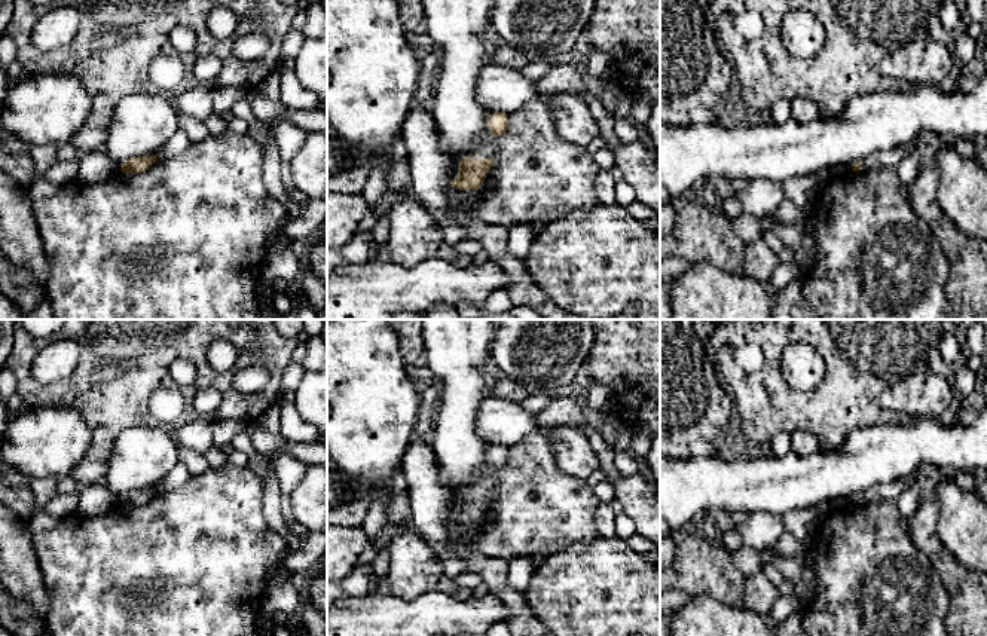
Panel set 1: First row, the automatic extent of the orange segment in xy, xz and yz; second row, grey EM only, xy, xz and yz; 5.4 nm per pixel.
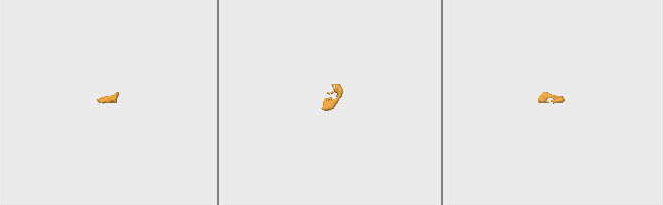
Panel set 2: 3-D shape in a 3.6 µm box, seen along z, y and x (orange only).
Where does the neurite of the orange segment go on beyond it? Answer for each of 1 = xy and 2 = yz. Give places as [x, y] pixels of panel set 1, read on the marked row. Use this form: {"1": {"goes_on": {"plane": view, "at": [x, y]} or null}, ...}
{"1": {"goes_on": null}, "2": {"goes_on": {"plane": "yz", "at": [892, 158]}}}

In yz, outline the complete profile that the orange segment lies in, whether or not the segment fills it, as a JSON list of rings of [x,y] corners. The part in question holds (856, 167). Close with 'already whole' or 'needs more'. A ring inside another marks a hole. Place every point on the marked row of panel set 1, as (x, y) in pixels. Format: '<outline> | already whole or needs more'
[[[899,146],[889,152],[878,152],[867,156],[862,163],[855,163],[852,166],[853,172],[858,172],[861,169],[874,169],[877,166],[889,166],[896,168],[899,162],[908,155],[910,146]]] | needs more

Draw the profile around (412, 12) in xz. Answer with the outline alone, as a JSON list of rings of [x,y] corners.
[[[397,0],[397,3],[398,15],[406,33],[422,30],[425,21],[424,0]]]

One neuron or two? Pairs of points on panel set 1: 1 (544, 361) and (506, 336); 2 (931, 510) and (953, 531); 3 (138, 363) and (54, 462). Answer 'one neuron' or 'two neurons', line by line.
1: one neuron
2: two neurons
3: two neurons

